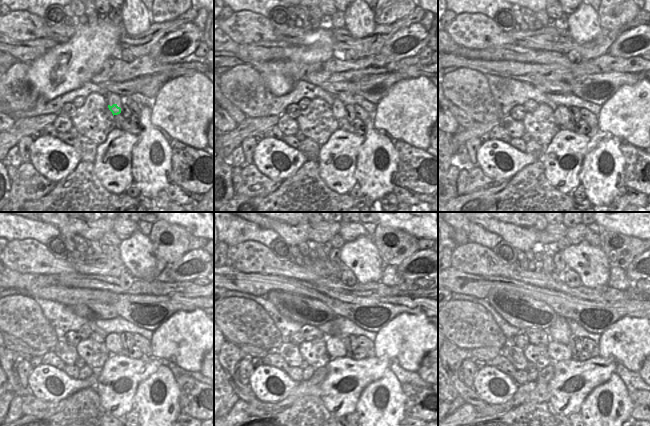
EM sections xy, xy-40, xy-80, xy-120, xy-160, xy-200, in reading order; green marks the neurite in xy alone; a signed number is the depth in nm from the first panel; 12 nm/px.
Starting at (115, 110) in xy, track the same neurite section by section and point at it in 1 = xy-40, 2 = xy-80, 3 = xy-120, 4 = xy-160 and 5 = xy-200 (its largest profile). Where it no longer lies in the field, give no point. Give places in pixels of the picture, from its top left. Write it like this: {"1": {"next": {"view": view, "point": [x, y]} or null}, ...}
{"1": {"next": {"view": "xy-40", "point": [338, 111]}}, "2": {"next": {"view": "xy-80", "point": [561, 114]}}, "3": {"next": {"view": "xy-120", "point": [113, 343]}}, "4": {"next": {"view": "xy-160", "point": [335, 347]}}, "5": {"next": {"view": "xy-200", "point": [557, 351]}}}

